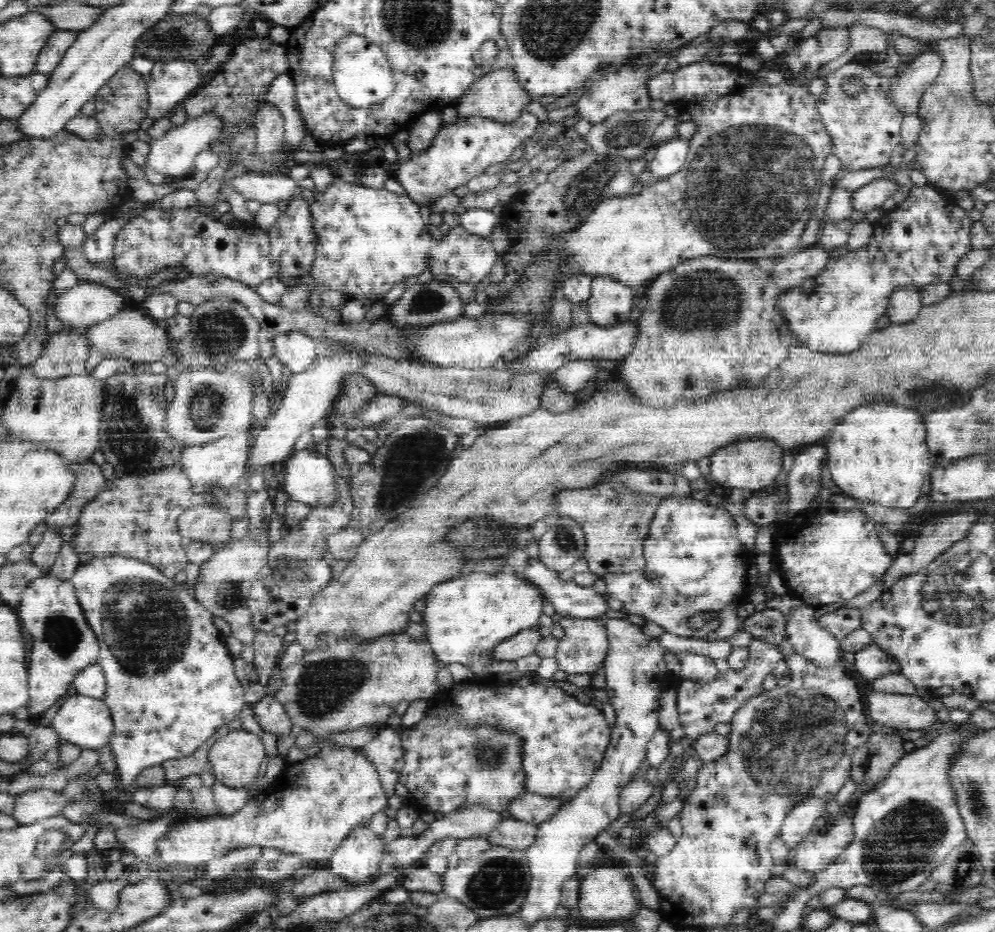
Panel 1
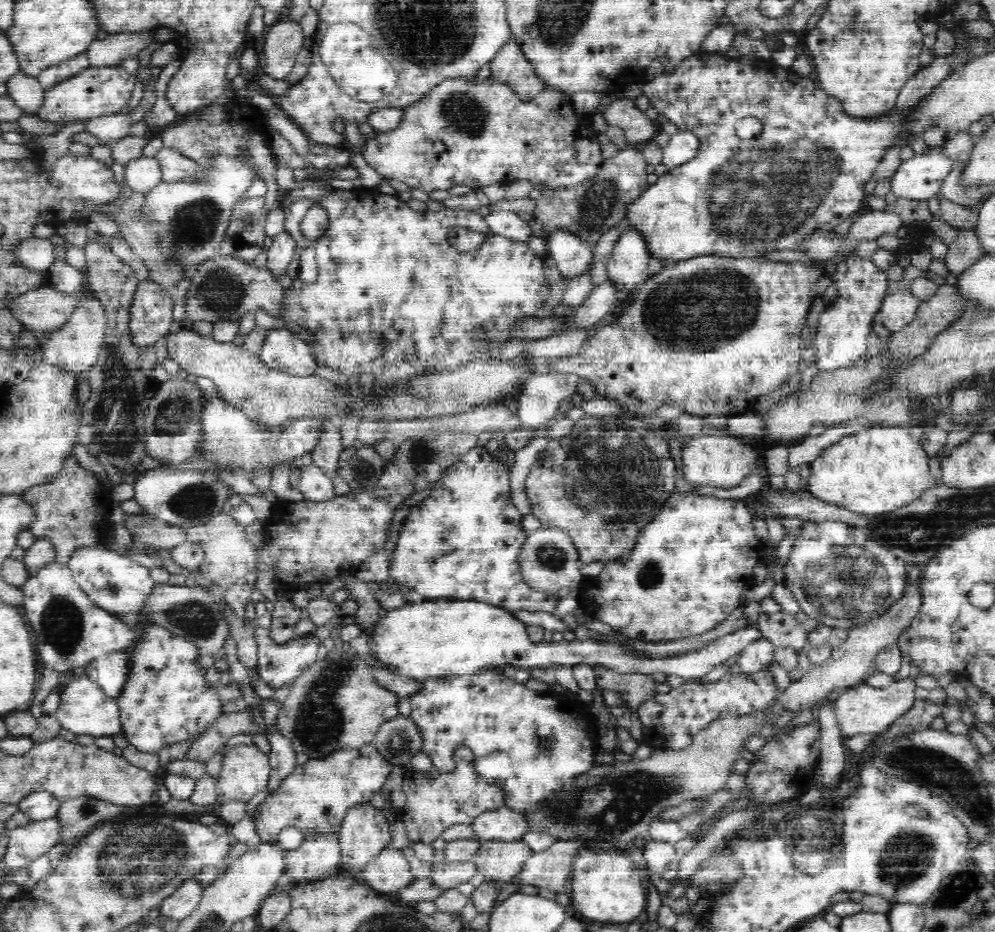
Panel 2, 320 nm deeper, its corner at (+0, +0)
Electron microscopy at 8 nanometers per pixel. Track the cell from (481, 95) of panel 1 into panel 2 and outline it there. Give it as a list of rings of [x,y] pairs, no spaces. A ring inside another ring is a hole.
[[[514,42],[505,44],[489,63],[490,76],[487,80],[506,86],[520,102],[534,100],[545,88],[532,63]]]

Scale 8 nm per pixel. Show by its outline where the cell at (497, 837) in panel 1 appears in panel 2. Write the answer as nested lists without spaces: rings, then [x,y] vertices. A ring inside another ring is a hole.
[[[492,838],[480,841],[480,848],[471,856],[478,870],[488,878],[514,881],[524,870],[534,850],[520,839]]]

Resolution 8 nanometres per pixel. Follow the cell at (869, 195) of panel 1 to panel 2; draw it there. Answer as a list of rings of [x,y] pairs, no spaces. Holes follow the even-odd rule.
[[[934,151],[903,160],[890,178],[890,192],[896,198],[928,199],[938,193],[940,182],[950,170],[950,159]]]

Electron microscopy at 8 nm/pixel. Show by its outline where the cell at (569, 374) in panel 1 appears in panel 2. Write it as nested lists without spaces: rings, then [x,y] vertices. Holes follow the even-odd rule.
[[[550,371],[526,377],[524,389],[518,395],[518,416],[525,429],[544,427],[559,418],[567,402],[578,390],[580,376],[574,373]]]

